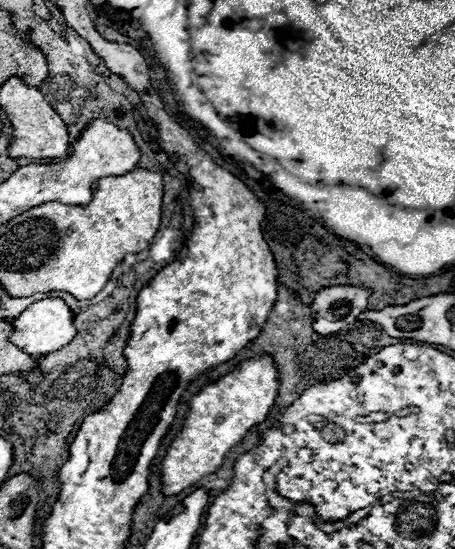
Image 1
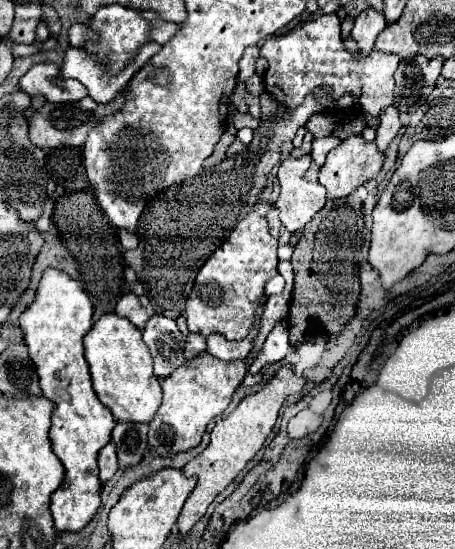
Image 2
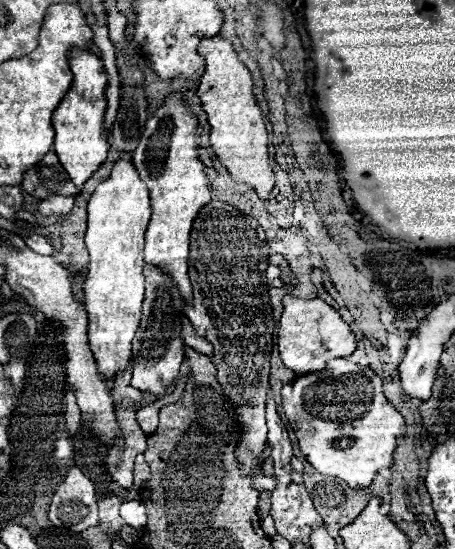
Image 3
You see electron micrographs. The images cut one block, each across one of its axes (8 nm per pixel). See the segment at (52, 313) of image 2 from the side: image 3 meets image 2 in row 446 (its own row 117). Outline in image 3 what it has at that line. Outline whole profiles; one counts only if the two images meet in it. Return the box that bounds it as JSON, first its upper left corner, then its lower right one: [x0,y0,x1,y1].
[52,48,108,186]

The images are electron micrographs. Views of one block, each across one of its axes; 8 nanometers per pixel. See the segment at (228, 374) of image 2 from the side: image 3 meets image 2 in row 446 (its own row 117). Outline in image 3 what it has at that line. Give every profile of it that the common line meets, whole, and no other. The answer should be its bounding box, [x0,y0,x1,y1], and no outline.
[132,94,210,304]

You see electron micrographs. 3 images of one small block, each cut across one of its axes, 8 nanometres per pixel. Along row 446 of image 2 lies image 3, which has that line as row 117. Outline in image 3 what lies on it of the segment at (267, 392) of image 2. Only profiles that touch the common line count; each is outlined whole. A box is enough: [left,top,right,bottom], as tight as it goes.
[198,36,274,200]

